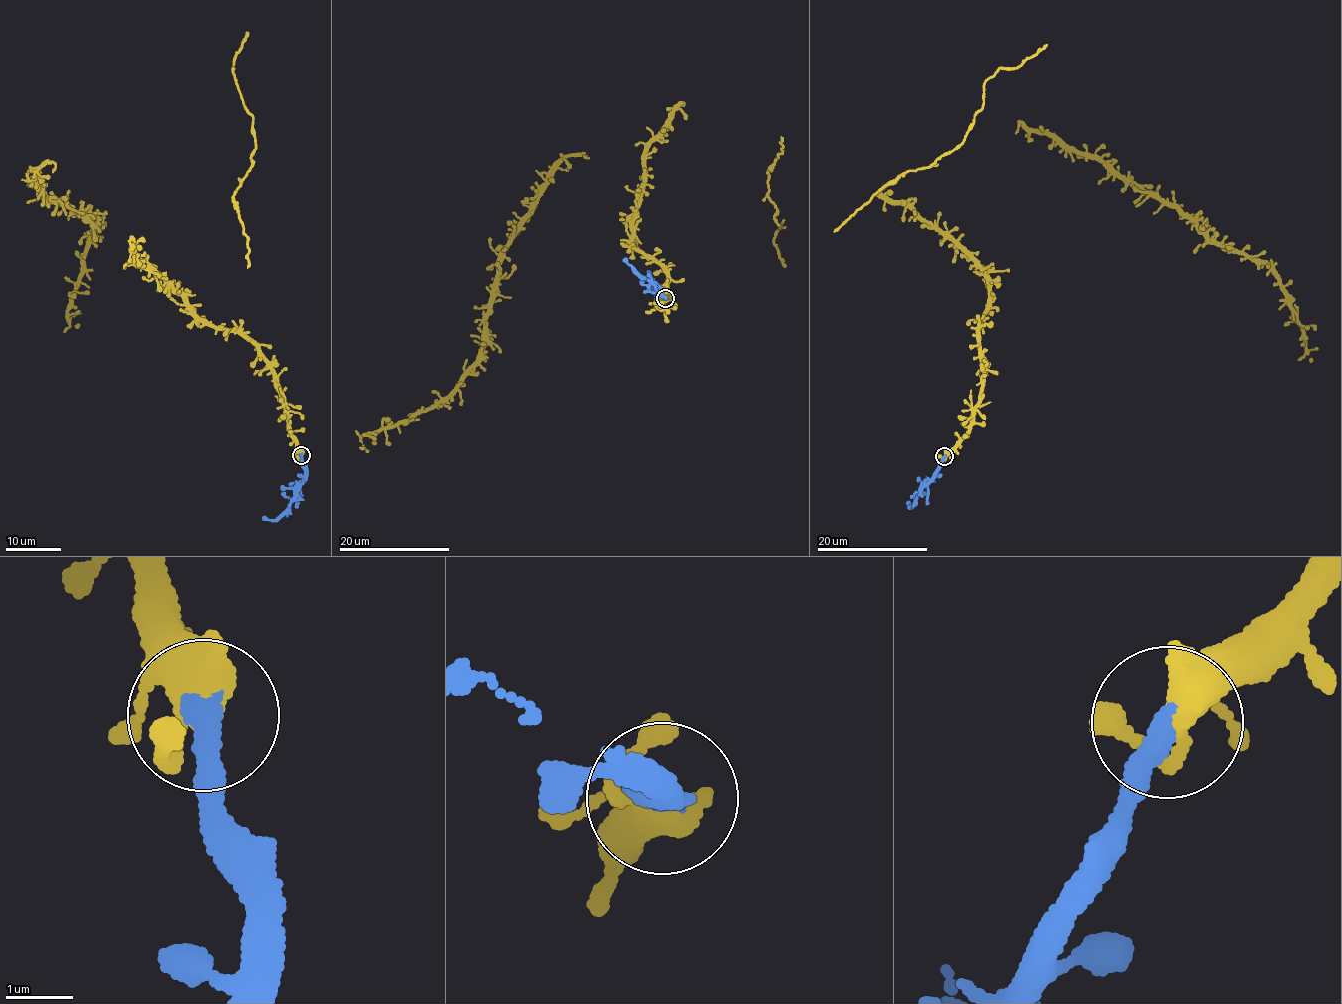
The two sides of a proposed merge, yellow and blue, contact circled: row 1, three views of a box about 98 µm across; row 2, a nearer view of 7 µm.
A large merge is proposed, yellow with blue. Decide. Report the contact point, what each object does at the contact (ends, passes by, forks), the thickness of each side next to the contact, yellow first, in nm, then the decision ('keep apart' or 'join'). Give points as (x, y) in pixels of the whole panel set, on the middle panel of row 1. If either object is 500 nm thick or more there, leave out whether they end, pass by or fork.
place (665, 298); yellow forks; blue ends; calibres 340 and 400 nm; join

